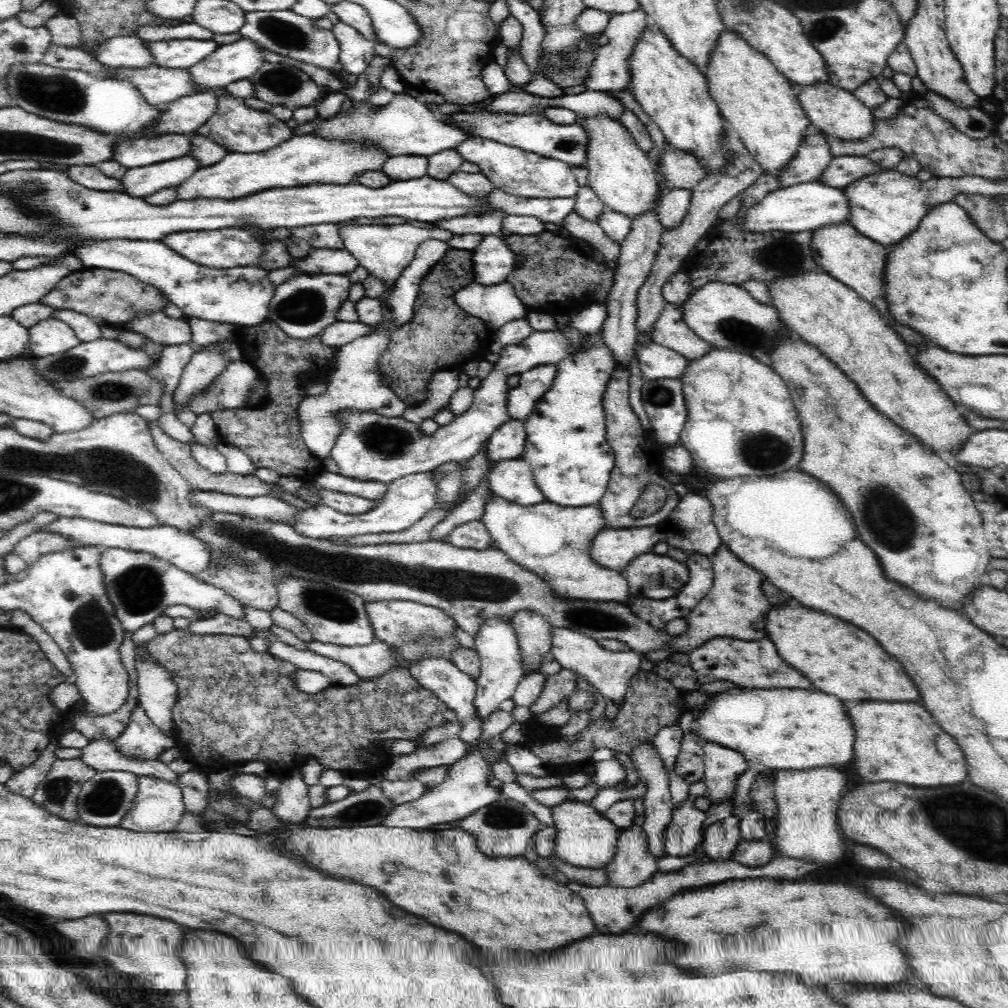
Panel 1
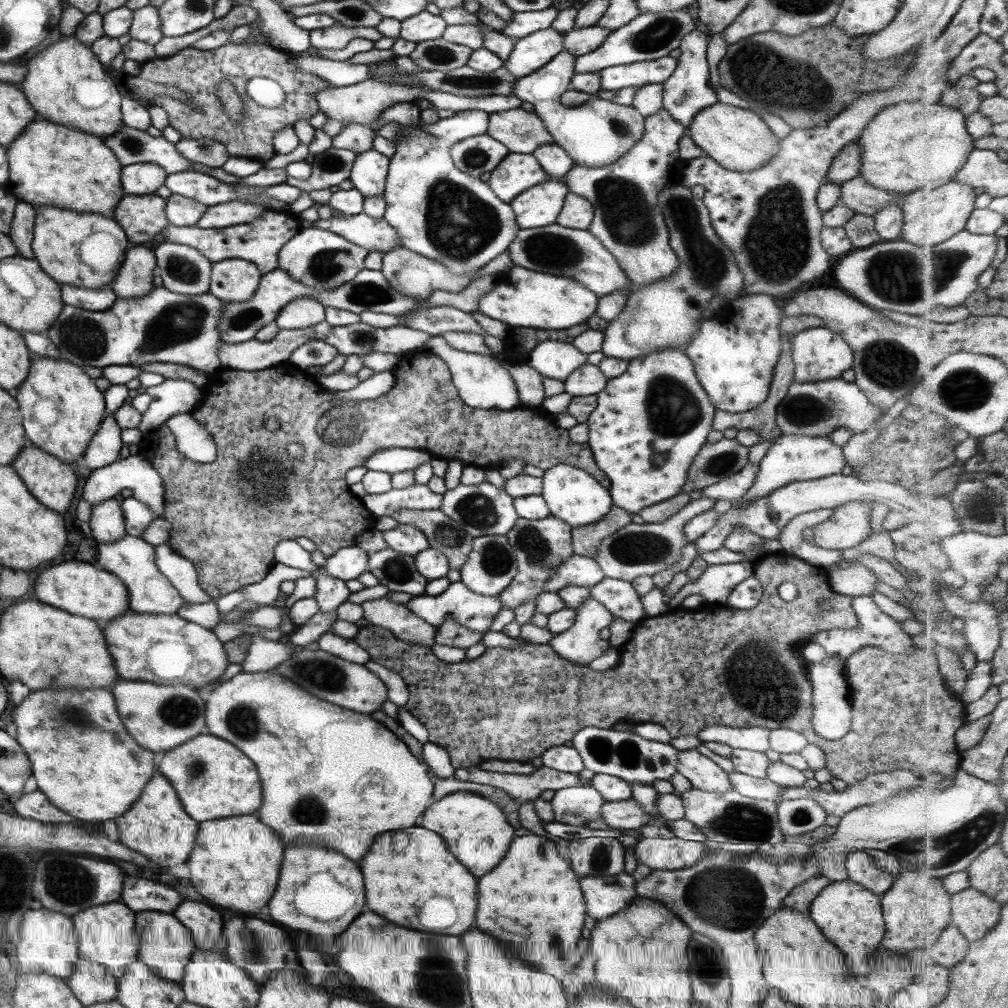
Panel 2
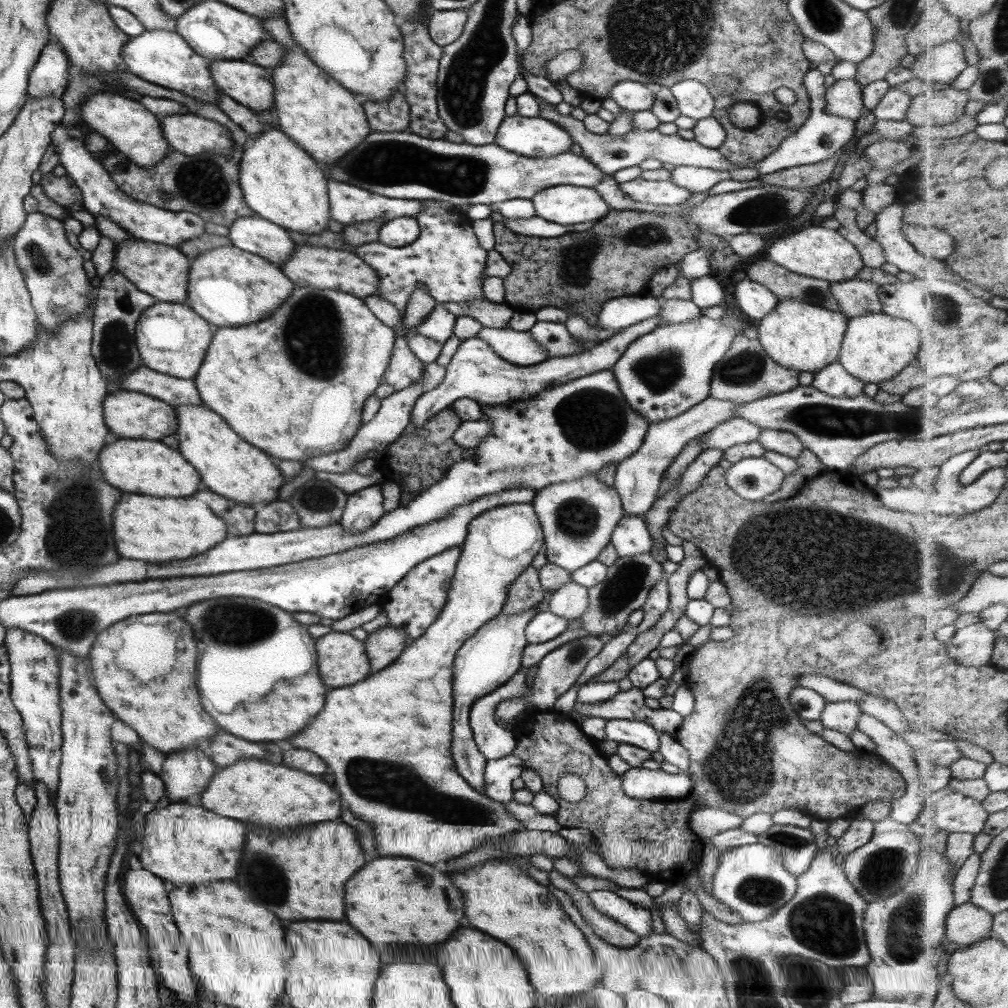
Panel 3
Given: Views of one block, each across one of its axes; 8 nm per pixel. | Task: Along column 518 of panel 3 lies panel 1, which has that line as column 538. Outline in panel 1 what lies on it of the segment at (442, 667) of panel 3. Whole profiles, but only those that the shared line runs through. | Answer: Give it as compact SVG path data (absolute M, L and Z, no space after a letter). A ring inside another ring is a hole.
M491 493L484 502L481 521L491 534L492 542L496 548L506 553L510 560L517 562L526 570L530 570L551 584L555 594L564 598L585 598L586 600L599 600L600 602L626 603L632 596L629 593L629 584L626 578L610 571L592 561L588 555L590 540L598 534L607 524L603 512L598 504L581 507L565 507L544 501L534 506L520 506L501 496ZM500 796L489 805L483 806L459 821L462 830L470 833L476 841L476 849L488 858L522 857L533 840L534 834L543 826L522 803Z

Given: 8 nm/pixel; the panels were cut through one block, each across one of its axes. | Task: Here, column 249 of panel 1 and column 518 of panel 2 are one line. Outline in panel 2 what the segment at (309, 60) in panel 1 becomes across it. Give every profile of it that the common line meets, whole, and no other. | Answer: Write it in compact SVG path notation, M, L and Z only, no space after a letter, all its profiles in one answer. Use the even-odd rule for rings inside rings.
M552 6L537 11L513 12L509 24L505 22L506 25L499 33L513 40L523 38L537 30L549 28L557 12L558 10Z

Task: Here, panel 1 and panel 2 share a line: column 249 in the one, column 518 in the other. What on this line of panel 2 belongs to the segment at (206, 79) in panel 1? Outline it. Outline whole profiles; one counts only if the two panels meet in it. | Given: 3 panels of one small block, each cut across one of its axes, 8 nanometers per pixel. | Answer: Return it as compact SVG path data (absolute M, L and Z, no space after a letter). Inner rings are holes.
M549 27L514 40L503 67L515 79L535 72L563 50L563 33Z

